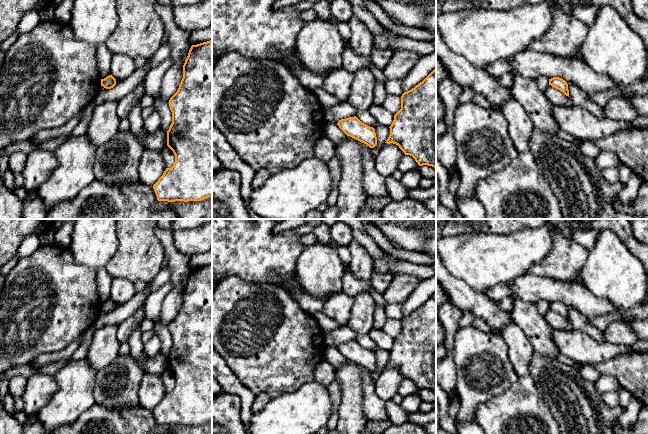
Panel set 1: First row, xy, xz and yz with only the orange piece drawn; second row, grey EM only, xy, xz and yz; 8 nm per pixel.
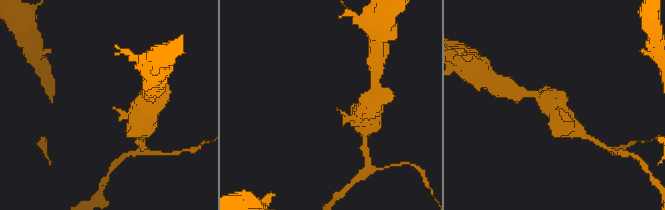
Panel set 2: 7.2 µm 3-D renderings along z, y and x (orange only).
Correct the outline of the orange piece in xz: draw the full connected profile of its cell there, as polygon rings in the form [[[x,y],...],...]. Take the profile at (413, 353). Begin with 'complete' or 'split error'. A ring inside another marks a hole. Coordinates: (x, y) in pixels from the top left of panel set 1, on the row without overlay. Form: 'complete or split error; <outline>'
complete; [[[436,293],[422,306],[401,320],[401,333],[394,339],[390,359],[385,367],[396,368],[405,379],[412,380],[419,390],[428,389],[436,393]]]

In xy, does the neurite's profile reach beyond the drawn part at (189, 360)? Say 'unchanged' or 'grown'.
unchanged

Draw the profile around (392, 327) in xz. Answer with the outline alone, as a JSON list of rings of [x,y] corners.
[[[388,319],[382,330],[395,339],[401,333],[401,320]]]

